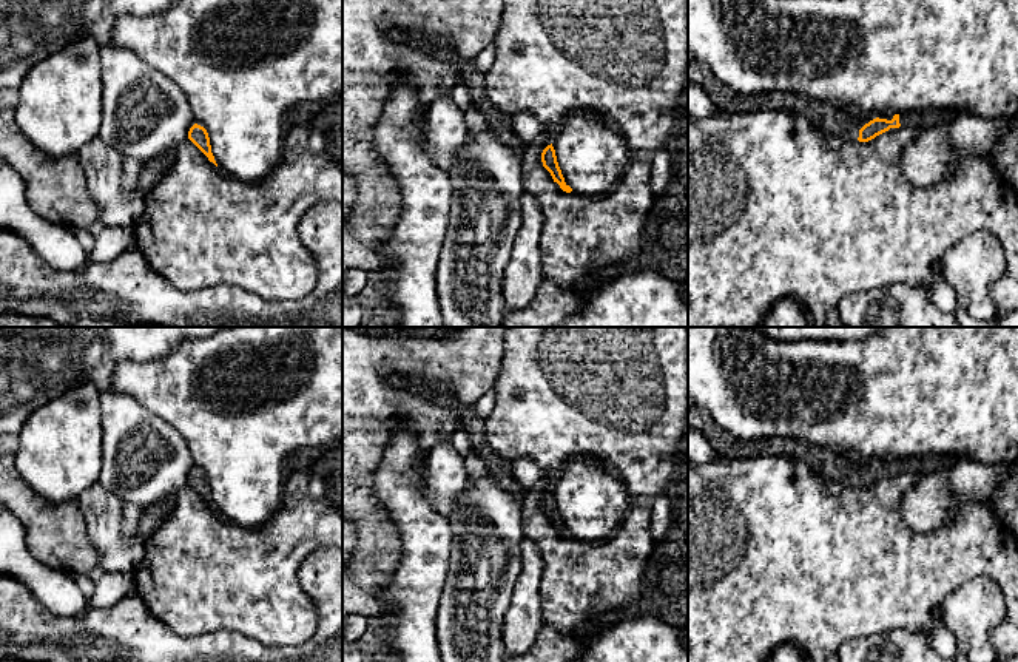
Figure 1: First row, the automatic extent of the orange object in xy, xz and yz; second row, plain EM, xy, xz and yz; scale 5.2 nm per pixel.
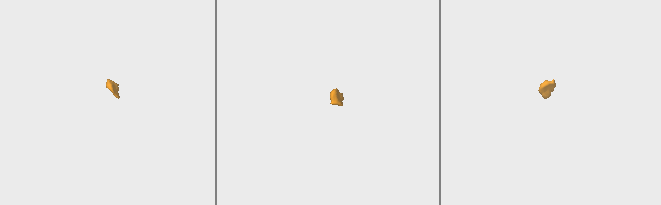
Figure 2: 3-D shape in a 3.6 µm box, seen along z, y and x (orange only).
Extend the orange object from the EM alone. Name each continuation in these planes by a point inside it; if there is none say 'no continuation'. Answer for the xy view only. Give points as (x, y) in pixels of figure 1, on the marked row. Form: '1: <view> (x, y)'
no continuation

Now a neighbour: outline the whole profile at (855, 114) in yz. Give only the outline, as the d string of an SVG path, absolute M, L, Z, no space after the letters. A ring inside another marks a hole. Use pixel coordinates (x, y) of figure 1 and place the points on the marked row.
M855 106L844 110L844 113L858 125L859 130L876 117L892 120L895 116L895 114L878 114L878 113L861 113Z

